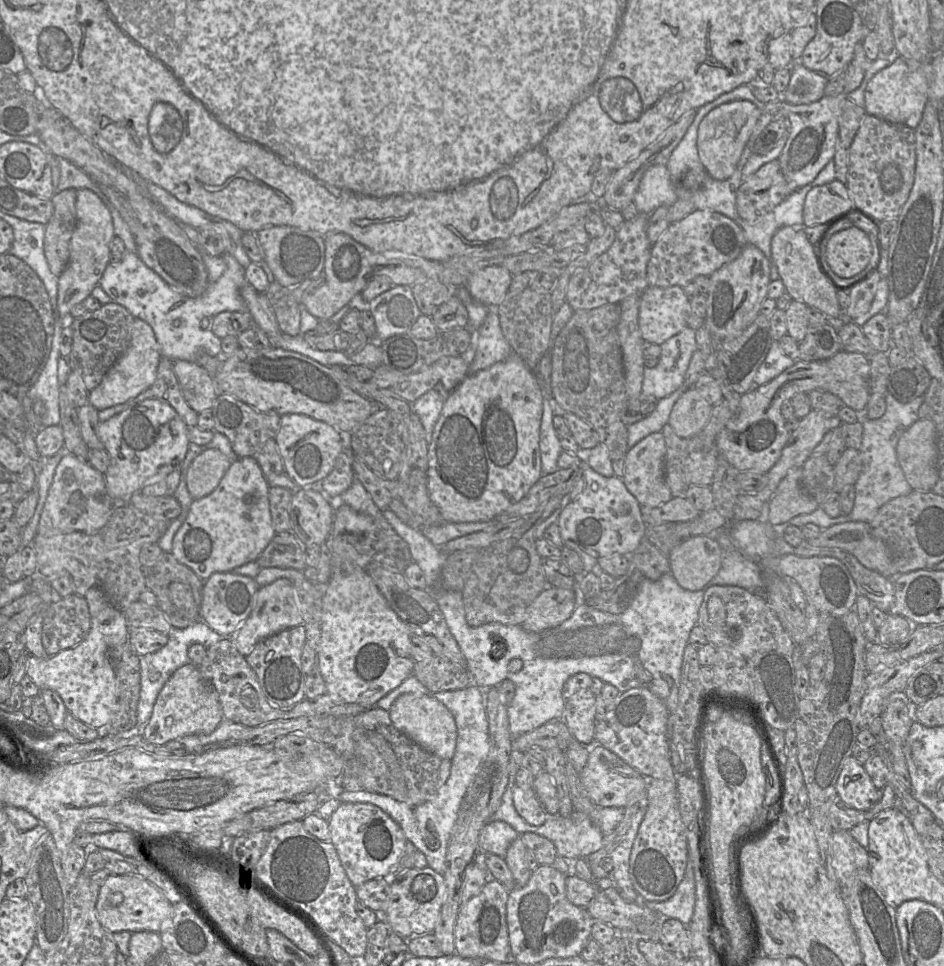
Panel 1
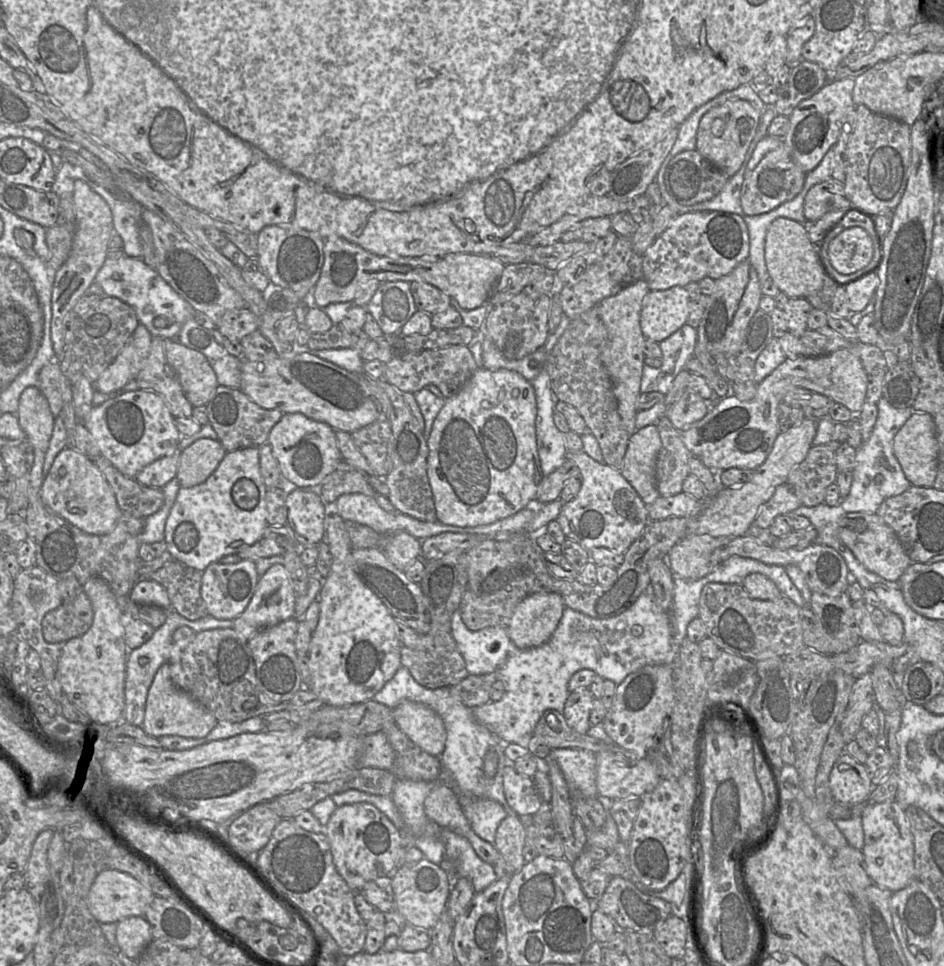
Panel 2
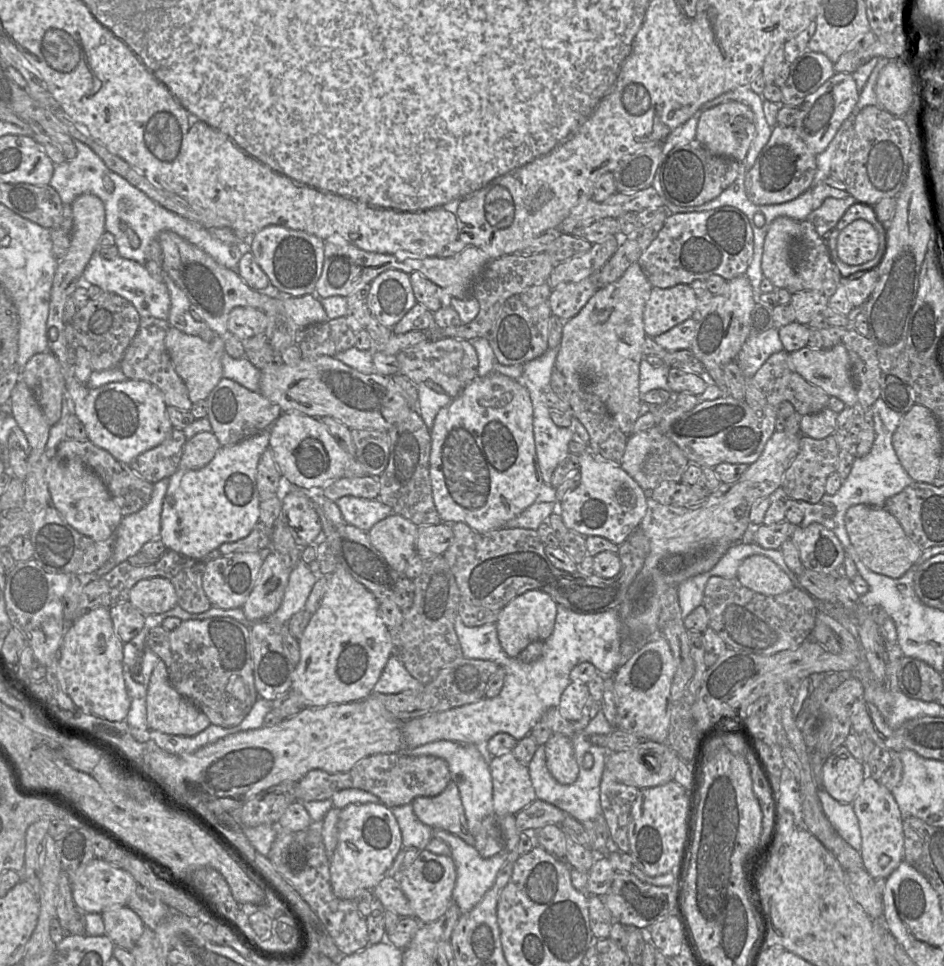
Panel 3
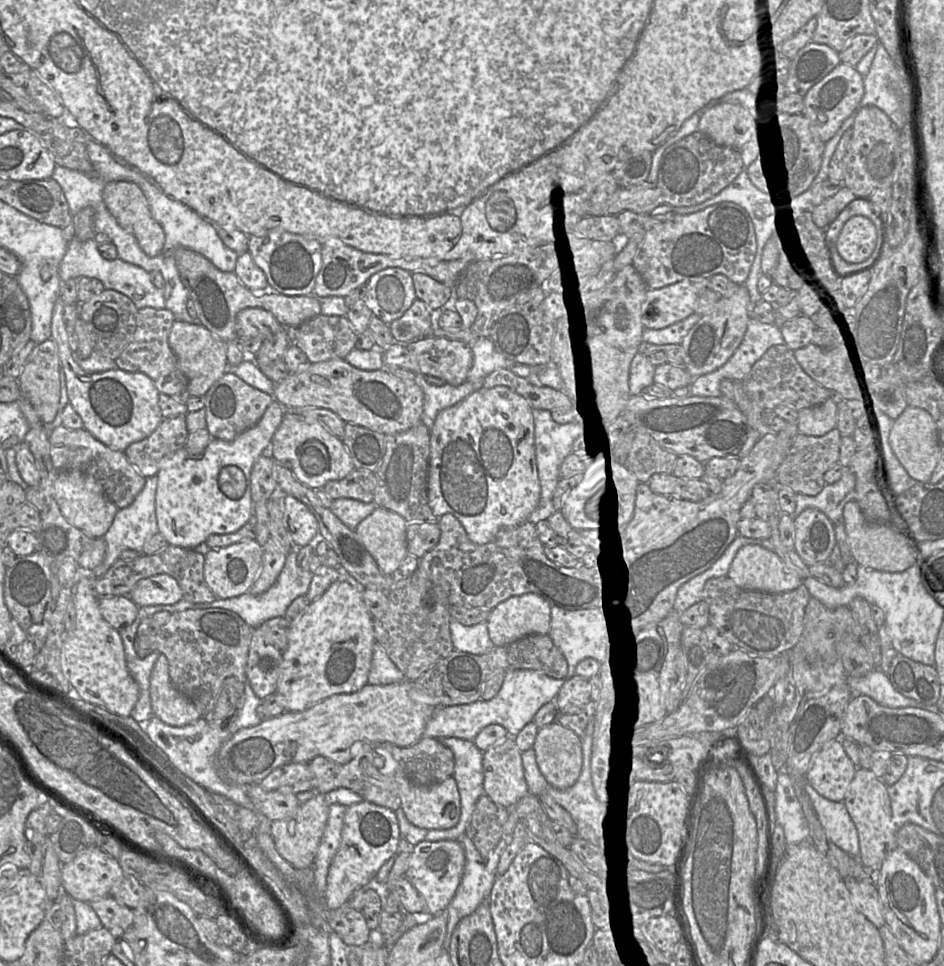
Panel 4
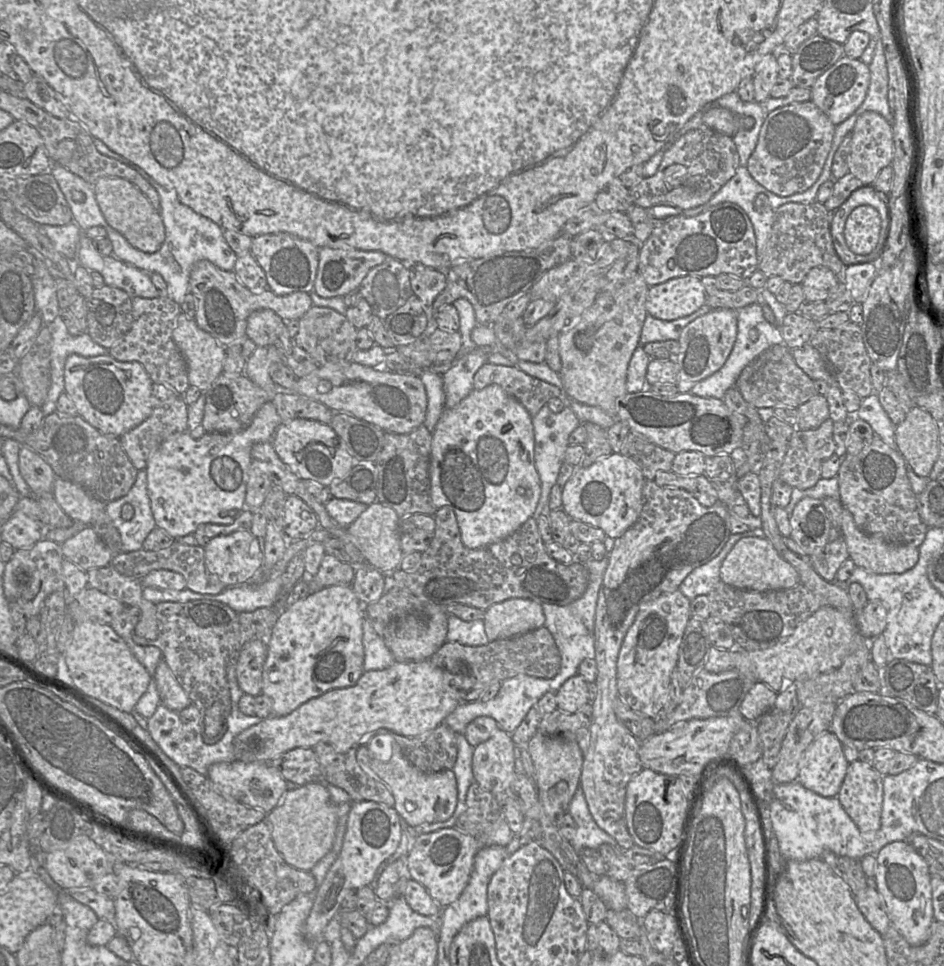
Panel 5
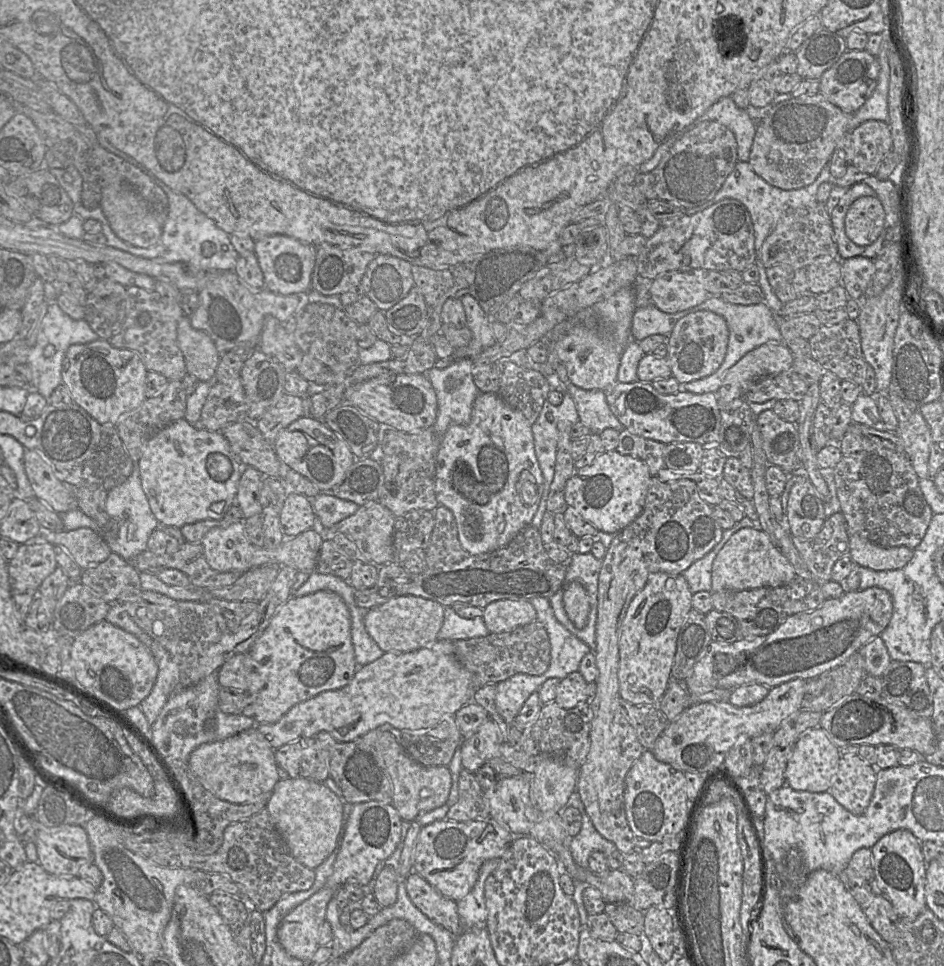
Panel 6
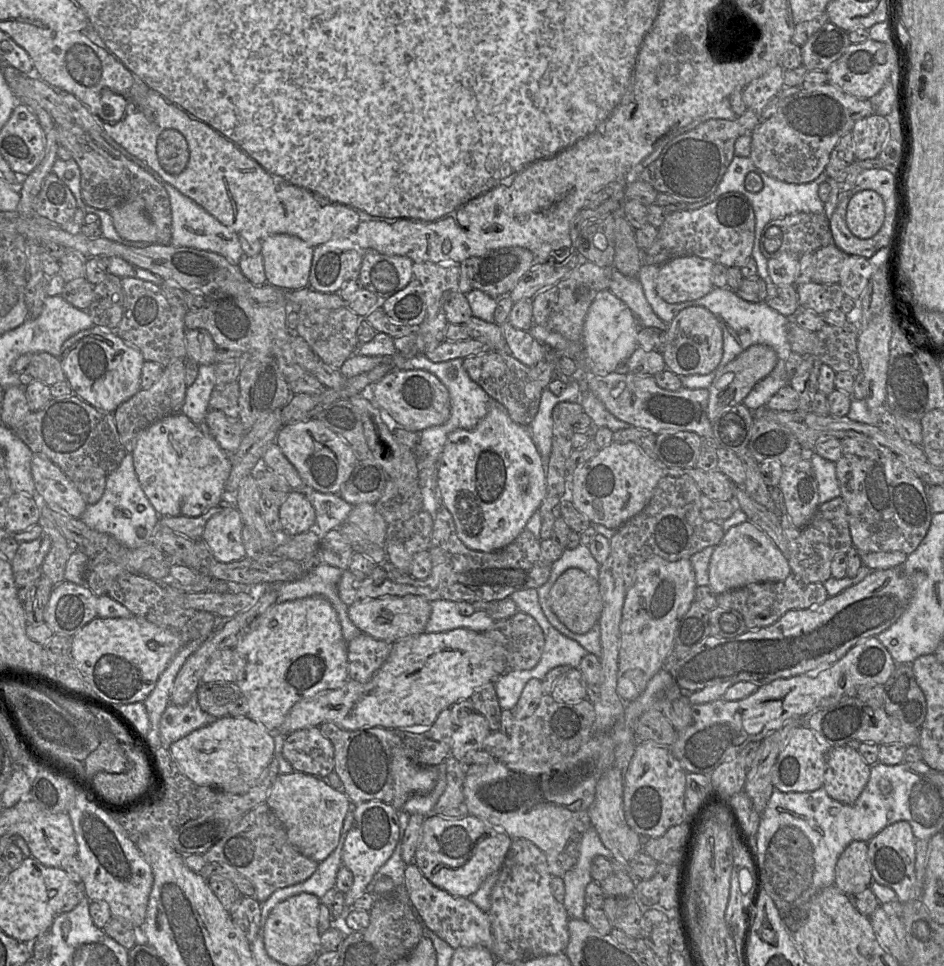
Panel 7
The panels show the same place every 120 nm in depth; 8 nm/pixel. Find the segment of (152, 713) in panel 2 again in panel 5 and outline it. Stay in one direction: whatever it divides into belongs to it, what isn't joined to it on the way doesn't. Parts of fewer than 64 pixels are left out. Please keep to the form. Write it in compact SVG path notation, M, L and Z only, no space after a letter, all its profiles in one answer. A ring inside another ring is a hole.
M164 659L157 665L154 679L161 704L171 711L182 711L192 704Z

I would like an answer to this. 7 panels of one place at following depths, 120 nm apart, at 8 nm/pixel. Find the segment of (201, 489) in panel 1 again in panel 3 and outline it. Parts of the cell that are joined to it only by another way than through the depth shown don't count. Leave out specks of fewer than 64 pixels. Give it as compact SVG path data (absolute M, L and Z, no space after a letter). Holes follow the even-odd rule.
M200 432L188 439L182 449L180 468L200 470L208 465L222 446L212 432Z

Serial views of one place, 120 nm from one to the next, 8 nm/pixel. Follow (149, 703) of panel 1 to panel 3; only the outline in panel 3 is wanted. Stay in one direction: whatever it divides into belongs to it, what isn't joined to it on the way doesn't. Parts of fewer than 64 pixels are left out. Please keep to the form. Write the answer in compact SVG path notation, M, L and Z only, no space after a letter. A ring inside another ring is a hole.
M176 605L173 609L165 613L151 614L145 616L144 628L140 631L140 633L136 637L134 637L131 641L123 645L123 678L125 681L127 694L131 702L129 713L125 721L130 727L134 727L138 729L148 729L147 708L146 708L147 690L153 669L156 666L157 662L160 660L160 658L146 646L146 637L148 636L150 630L156 626L161 626L163 620L168 617L176 617L179 618L181 621L185 621L185 620L204 620L207 618L224 617L224 616L235 619L244 626L249 627L250 630L250 626L252 625L252 623L247 620L242 608L225 610L212 606L206 612L199 614L191 614L185 611L184 609L182 609L179 605Z

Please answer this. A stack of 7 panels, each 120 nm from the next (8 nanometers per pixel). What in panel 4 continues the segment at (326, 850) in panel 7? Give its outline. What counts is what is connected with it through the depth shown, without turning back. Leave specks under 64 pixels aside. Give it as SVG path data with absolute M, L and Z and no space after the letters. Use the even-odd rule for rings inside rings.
M315 793L310 800L299 805L294 815L283 820L272 821L270 835L277 852L294 869L301 870L312 867L327 820L328 804L324 795Z

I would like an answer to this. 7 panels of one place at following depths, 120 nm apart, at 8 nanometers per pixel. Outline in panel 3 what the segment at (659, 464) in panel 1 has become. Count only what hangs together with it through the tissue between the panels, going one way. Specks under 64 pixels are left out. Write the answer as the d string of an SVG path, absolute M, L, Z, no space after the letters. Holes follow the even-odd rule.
M648 431L631 434L628 437L626 449L620 464L648 495L651 491L643 472L643 464L649 450L650 437Z

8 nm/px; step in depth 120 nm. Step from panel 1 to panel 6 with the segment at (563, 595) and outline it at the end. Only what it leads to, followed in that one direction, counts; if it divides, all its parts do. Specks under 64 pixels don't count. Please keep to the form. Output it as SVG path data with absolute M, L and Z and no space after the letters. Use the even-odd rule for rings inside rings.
M497 600L483 609L483 620L490 633L512 631L536 621L537 613L527 600Z

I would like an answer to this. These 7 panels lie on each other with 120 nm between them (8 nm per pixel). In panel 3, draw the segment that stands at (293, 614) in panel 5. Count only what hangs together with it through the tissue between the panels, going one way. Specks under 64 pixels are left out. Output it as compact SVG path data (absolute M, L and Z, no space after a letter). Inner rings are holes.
M339 562L335 571L327 577L327 589L322 599L321 605L318 610L311 615L311 619L307 627L305 628L302 636L298 639L300 648L300 661L296 665L293 672L293 680L291 686L291 691L299 697L300 703L310 709L325 707L332 704L350 703L367 698L373 693L375 684L379 680L383 669L387 664L387 661L393 654L393 644L391 636L387 626L383 623L381 617L379 616L379 602L375 598L375 596L370 591L368 591L361 583L356 581L354 577Z

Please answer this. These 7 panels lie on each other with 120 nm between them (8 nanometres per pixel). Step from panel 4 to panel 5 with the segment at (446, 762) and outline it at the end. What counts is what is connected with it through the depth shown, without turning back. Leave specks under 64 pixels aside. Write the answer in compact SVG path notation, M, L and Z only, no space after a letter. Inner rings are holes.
M442 723L425 735L405 737L381 728L365 734L369 739L377 734L389 734L399 745L406 759L426 773L452 770L457 759L457 733Z

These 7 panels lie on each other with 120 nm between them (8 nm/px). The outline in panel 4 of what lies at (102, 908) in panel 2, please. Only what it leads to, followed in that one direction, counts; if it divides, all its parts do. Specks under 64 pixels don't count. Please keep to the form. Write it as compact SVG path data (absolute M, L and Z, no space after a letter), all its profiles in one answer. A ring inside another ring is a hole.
M96 845L61 866L63 892L87 903L110 896L113 885L124 876L118 860Z

